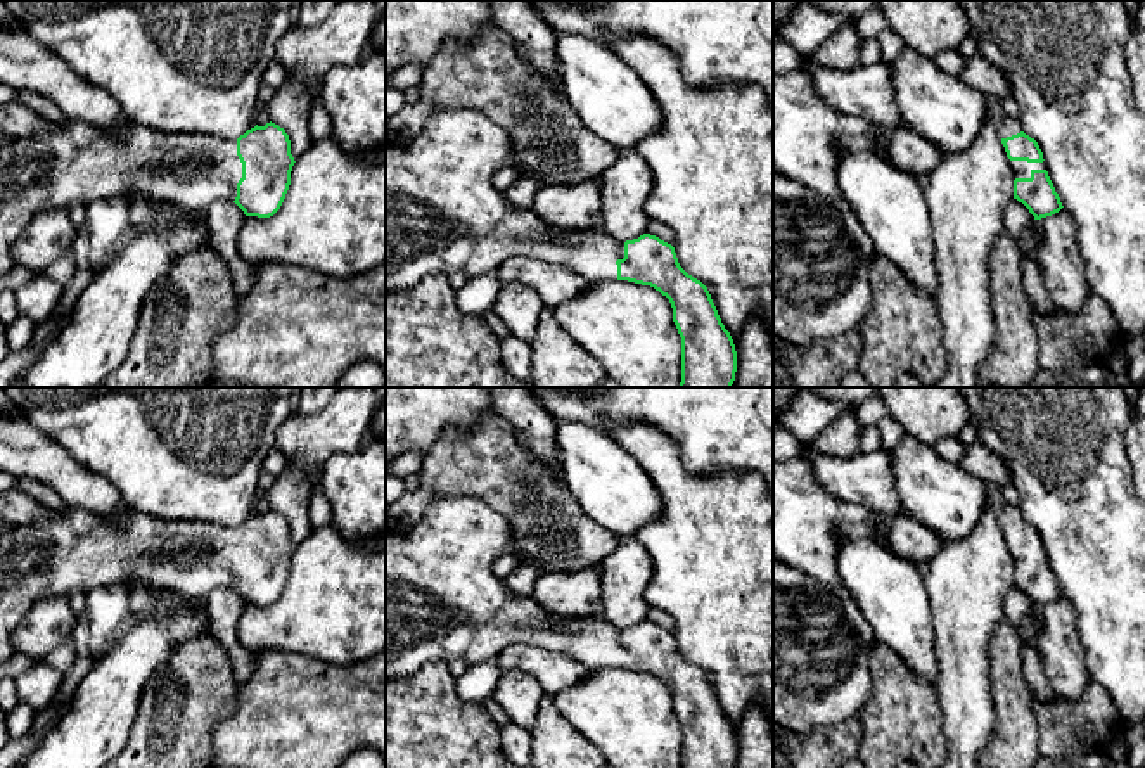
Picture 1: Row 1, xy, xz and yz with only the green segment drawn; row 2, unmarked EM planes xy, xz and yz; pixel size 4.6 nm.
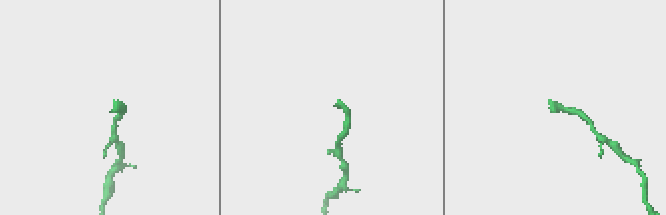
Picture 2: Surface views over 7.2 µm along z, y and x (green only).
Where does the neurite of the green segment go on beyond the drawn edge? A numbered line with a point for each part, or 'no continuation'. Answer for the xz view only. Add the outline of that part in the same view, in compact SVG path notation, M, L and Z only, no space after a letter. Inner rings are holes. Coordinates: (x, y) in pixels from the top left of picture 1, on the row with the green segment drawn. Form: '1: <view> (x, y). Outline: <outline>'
1: xz (443, 213). Outline: M460 107L431 114L422 131L401 145L386 145L386 292L413 287L431 273L450 275L464 270L469 277L498 270L503 261L524 256L571 268L588 282L617 280L617 259L624 258L624 242L602 228L562 230L547 225L533 209L515 209L493 185L493 175L515 164L509 133L486 114Z

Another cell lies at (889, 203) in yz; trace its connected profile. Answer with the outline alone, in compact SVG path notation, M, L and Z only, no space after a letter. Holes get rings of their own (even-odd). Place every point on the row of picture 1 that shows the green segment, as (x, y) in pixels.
M879 128L873 137L837 140L841 197L851 206L861 227L872 237L877 254L891 259L917 292L936 298L939 278L924 183L884 156L889 135L891 131Z

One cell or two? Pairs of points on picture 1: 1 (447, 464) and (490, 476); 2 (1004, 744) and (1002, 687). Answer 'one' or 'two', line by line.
1: one
2: one

